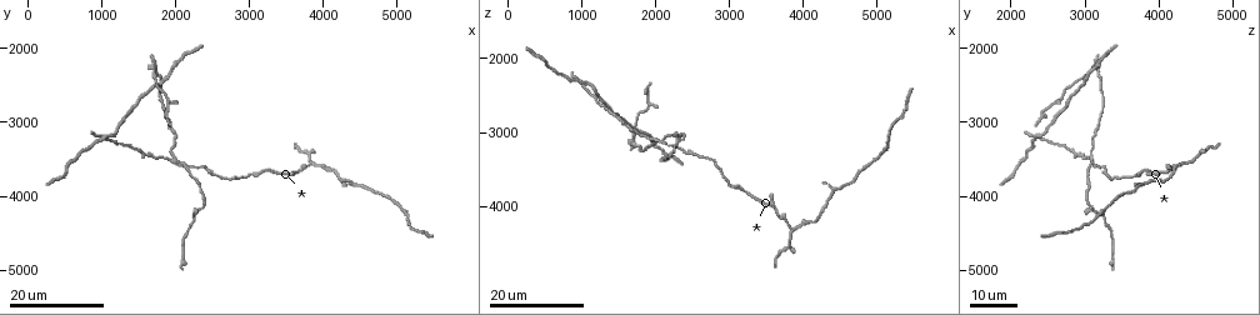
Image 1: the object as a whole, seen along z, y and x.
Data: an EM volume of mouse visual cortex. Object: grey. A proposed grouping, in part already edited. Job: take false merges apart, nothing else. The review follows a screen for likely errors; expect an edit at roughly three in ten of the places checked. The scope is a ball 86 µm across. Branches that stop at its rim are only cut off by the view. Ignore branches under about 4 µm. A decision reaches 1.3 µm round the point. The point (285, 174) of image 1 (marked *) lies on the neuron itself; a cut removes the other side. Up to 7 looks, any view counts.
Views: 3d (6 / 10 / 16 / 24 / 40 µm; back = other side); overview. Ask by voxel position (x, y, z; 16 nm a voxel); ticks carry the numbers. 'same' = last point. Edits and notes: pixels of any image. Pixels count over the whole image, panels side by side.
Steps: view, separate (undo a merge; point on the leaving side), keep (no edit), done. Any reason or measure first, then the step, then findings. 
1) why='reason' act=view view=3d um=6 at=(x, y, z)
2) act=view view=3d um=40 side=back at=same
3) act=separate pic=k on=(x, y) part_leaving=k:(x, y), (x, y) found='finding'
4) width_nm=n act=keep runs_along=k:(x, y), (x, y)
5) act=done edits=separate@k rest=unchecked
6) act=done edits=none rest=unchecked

why='calibre changes' act=view view=3d um=24 at=(3150, 3700, 3800)

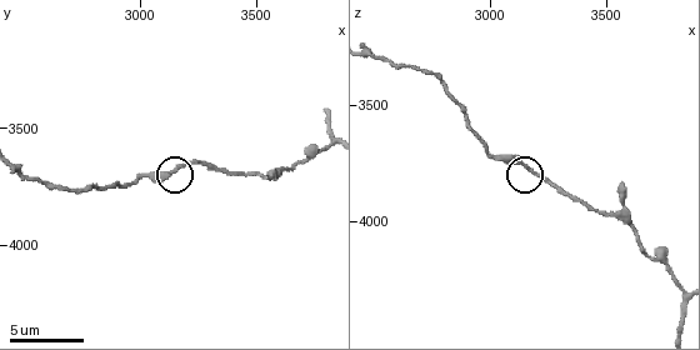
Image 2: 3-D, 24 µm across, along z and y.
act=view view=3d um=10 at=(3160, 3680, 3760)

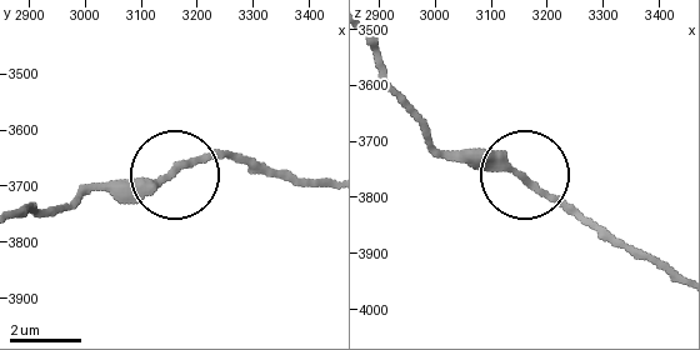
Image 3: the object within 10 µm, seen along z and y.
act=keep runs_along=3:(678, 281), (598, 234), (525, 174), (430, 153) found='all the same neuron'

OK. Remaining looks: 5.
why='three-way junction' act=view view=3d um=24 at=(3850, 3550, 4350)

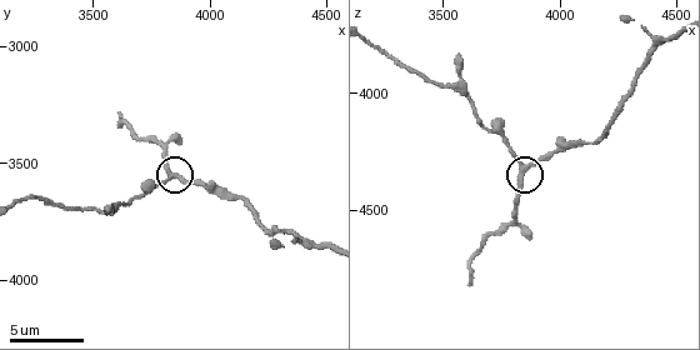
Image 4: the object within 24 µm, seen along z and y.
act=view view=3d um=6 at=(3860, 3540, 4330)

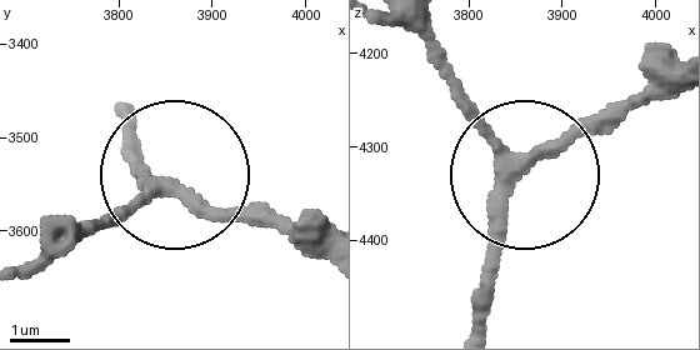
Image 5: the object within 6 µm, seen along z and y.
side_arm_um=11 act=keep runs_along=5:(410, 25), (520, 175), (485, 304) found='one neuron here'

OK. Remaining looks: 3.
why='four or more arms meet' act=view view=3d um=24 at=(1000, 3200, 2350)

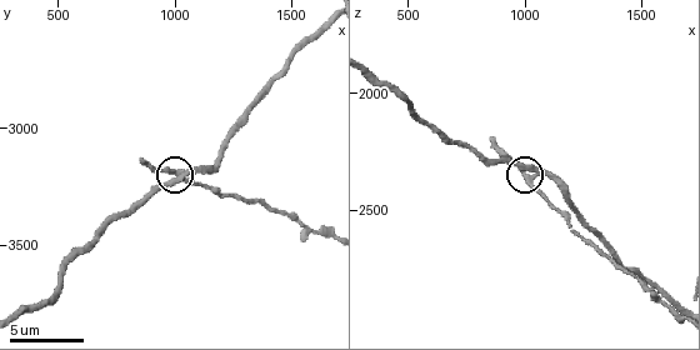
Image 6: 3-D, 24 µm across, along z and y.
act=view view=3d um=6 at=same

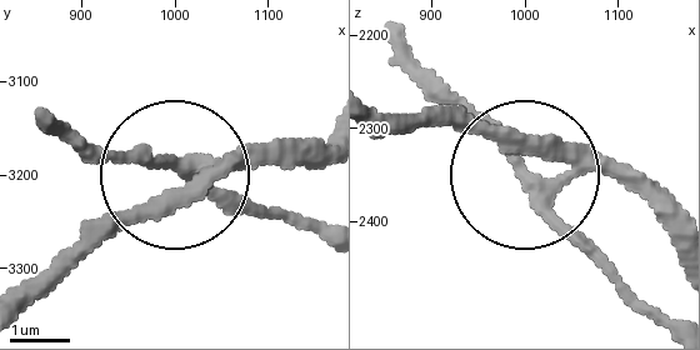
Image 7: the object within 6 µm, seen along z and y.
act=separate pic=7 on=(293, 154) part_leaving=7:(561, 185), (616, 176), (675, 245) found='two neurons meet here'

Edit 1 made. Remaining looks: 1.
act=done edits=separate@7 rest=unchecked

